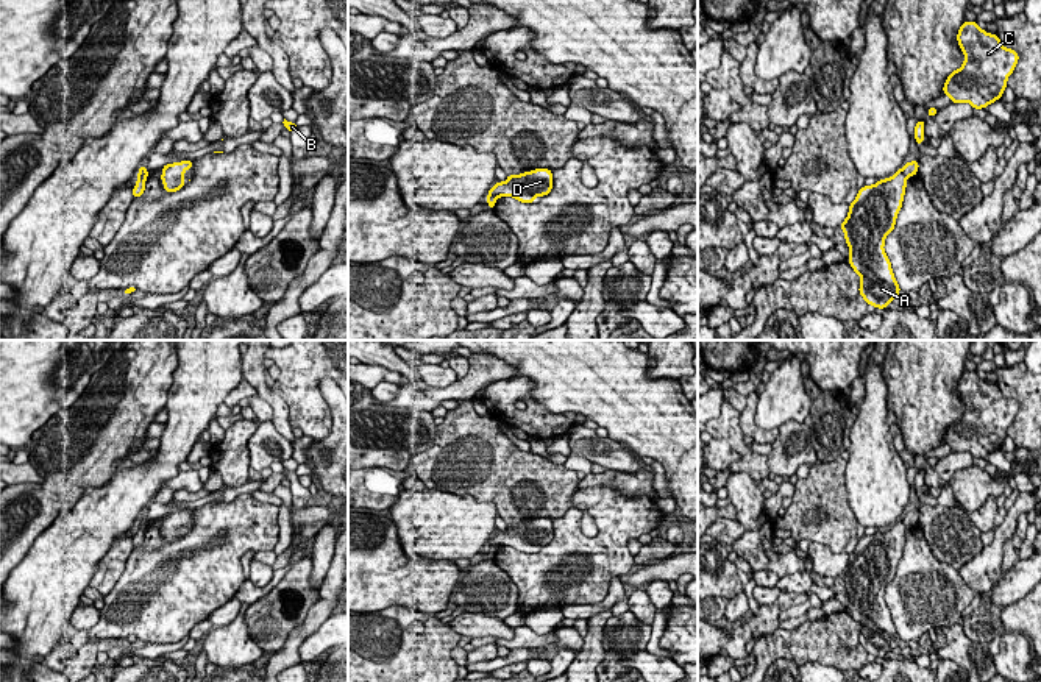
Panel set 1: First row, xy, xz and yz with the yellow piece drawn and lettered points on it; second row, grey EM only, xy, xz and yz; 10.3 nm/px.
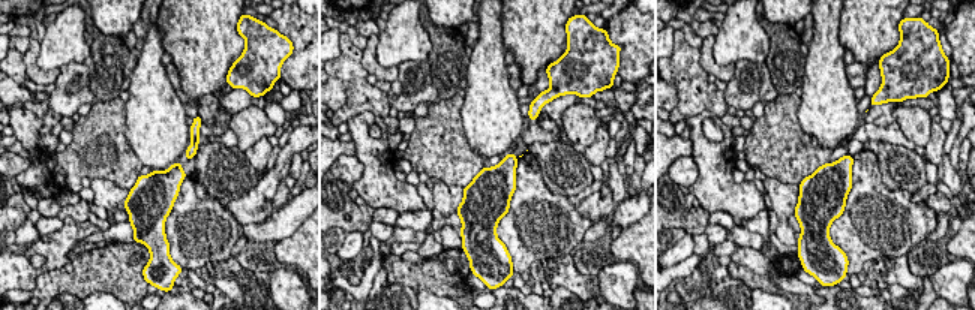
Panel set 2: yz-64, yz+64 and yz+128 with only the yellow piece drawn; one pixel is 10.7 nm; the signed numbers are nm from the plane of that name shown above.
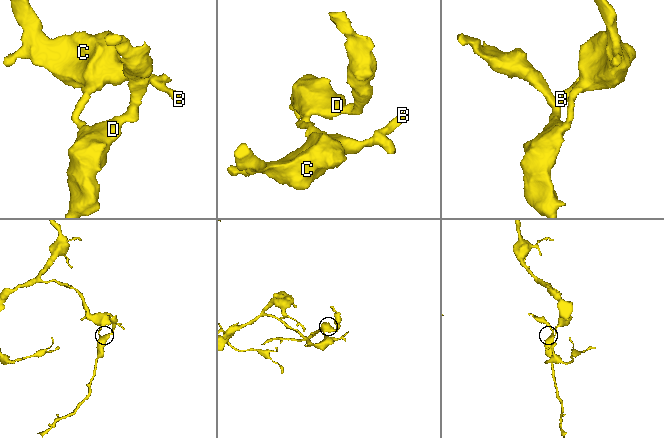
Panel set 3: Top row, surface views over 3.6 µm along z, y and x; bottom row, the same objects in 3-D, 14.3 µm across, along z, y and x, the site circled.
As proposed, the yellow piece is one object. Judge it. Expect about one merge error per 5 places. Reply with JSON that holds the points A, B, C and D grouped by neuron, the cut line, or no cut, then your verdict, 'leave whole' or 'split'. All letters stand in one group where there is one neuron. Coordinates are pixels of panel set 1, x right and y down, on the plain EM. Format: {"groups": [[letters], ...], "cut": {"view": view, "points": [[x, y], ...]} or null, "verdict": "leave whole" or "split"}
{"groups": [["A", "D"], ["B", "C"]], "cut": {"view": "yz", "points": [[901, 518], [907, 526]]}, "verdict": "split"}

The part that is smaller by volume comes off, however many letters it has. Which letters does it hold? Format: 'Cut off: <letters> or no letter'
Cut off: A, D

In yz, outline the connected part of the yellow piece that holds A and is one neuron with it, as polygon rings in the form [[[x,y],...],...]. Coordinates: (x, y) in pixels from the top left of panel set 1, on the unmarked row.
[[[902,518],[872,535],[863,535],[840,574],[849,595],[847,612],[860,624],[858,641],[868,654],[879,659],[886,659],[901,641],[883,595],[896,576],[905,537]]]

